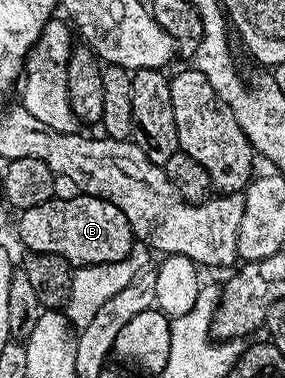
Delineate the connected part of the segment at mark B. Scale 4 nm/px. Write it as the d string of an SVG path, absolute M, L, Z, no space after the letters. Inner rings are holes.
M81 193L69 200L53 197L42 205L34 205L34 209L19 212L18 218L16 231L28 251L54 253L71 263L73 268L122 261L134 246L126 213L122 213L118 205L93 195Z

